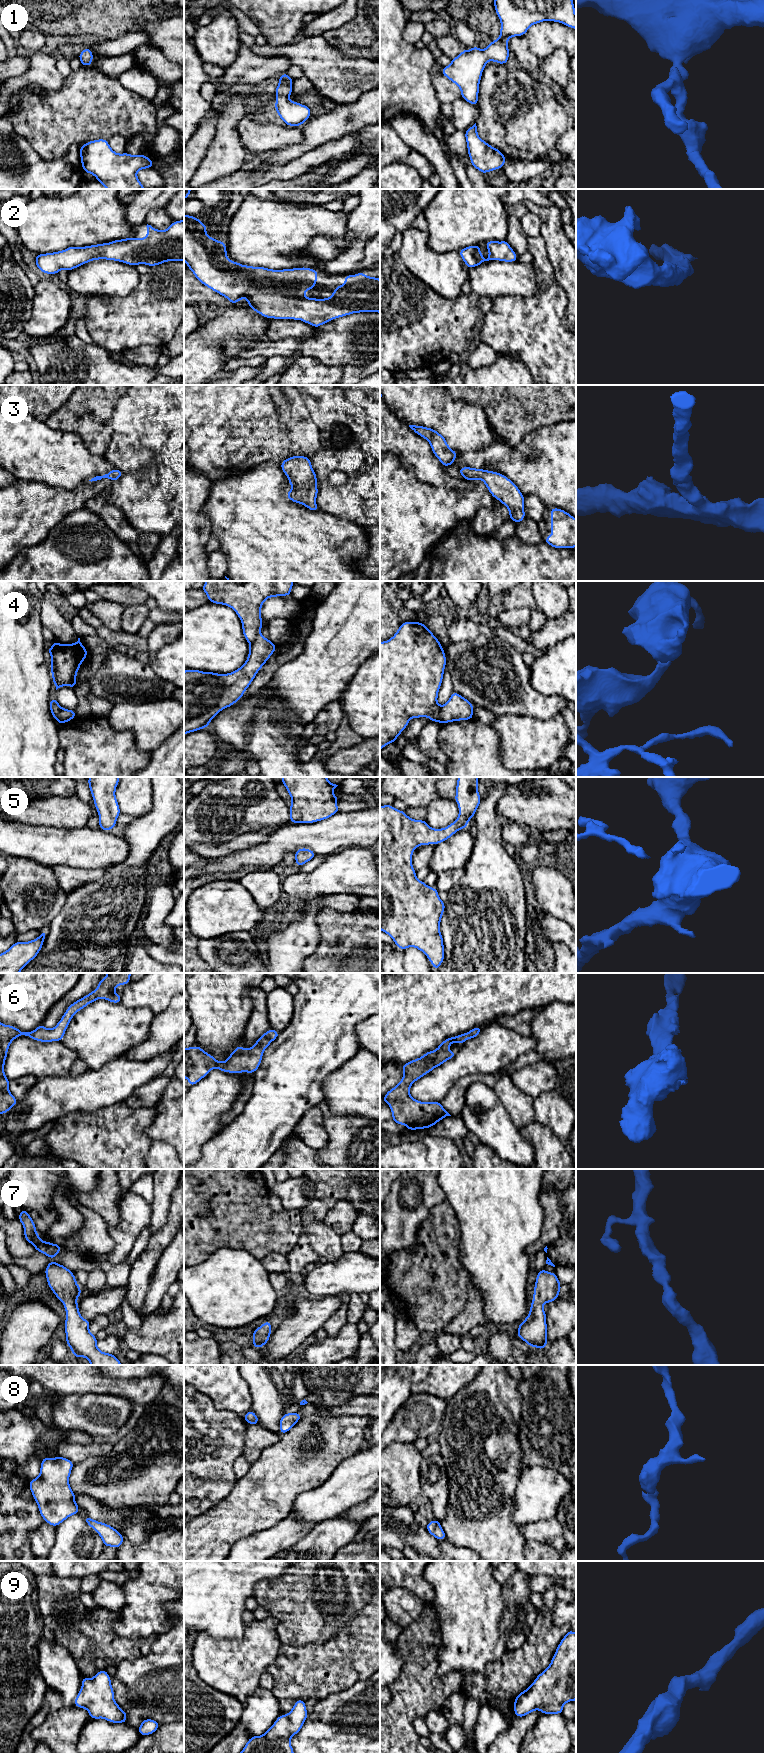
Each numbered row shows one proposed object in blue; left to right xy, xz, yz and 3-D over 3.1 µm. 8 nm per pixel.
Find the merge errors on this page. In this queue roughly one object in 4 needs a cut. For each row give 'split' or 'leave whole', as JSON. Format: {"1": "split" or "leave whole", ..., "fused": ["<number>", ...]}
{"1": "leave whole", "2": "leave whole", "3": "leave whole", "4": "split", "5": "leave whole", "6": "leave whole", "7": "leave whole", "8": "leave whole", "9": "leave whole", "fused": ["4"]}

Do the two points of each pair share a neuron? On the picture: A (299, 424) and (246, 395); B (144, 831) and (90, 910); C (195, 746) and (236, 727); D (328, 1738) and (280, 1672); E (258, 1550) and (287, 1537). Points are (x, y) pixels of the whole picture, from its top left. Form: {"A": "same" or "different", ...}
{"A": "same", "B": "same", "C": "different", "D": "different", "E": "same"}

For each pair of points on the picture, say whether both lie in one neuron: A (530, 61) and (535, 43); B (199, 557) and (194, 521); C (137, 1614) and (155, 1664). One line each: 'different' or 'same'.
A: different
B: same
C: different

